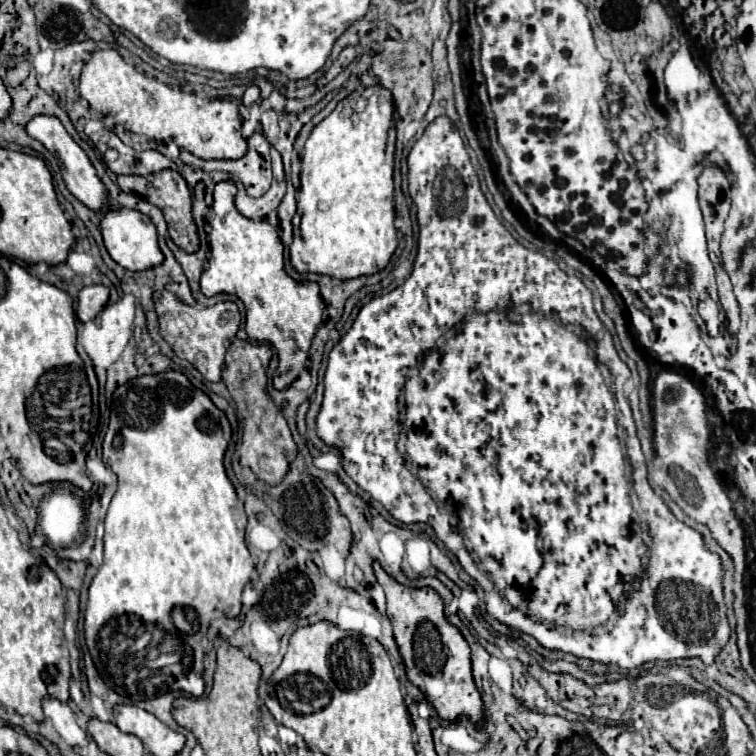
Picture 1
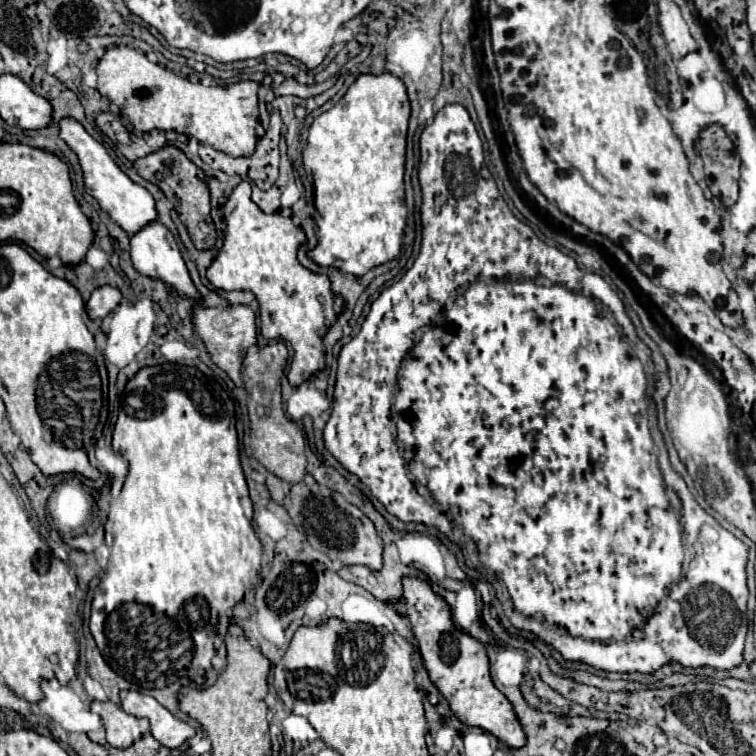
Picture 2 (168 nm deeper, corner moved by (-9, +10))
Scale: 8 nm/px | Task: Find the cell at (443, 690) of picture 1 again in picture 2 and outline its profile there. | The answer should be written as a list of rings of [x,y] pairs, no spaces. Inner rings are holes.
[[[403,578],[403,590],[403,602],[407,606],[415,638],[419,640],[423,664],[431,682],[447,698],[455,716],[467,726],[481,726],[509,748],[523,748],[527,742],[525,730],[507,696],[499,692],[491,680],[485,646],[453,626],[449,604],[439,598],[425,580]]]

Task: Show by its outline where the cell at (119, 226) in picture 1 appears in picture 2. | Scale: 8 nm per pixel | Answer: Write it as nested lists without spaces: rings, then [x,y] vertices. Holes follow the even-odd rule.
[[[161,222],[147,224],[147,228],[143,228],[143,232],[137,232],[135,236],[131,236],[131,260],[133,260],[133,266],[135,266],[135,270],[139,274],[149,276],[149,278],[157,278],[157,280],[165,282],[179,296],[201,300],[201,296],[199,296],[199,292],[197,292],[191,276],[187,272],[187,266],[183,262],[183,256],[179,252],[179,246],[177,246],[173,234]]]

